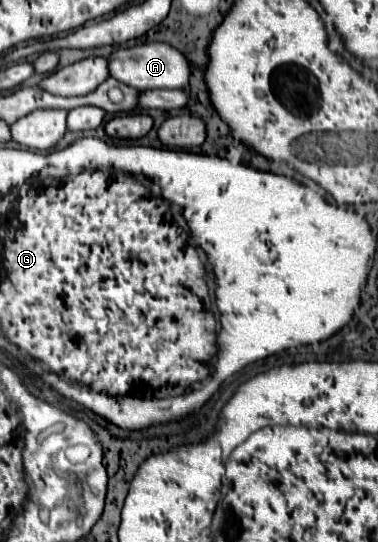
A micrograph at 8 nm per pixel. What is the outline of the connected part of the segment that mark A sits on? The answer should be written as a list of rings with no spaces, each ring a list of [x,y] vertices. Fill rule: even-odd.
[[[145,43],[137,47],[119,47],[109,55],[109,77],[125,83],[137,91],[145,89],[185,89],[189,81],[187,59],[167,43]]]

